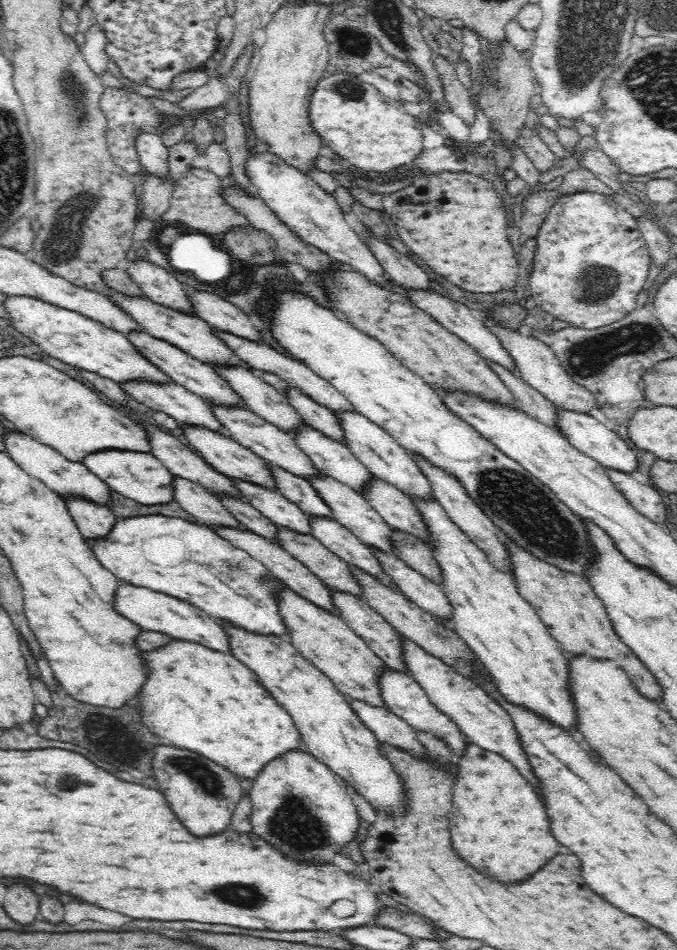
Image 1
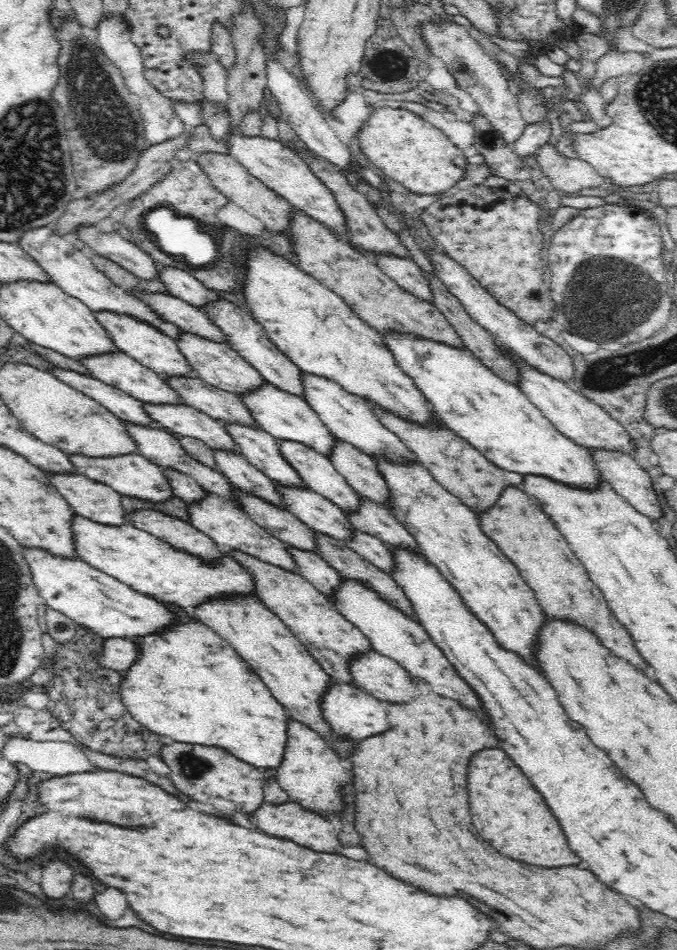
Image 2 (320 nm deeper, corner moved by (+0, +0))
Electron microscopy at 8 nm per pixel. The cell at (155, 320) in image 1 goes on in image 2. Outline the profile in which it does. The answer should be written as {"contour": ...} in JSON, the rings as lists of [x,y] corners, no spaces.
{"contour":[[[47,226],[24,232],[18,243],[32,258],[37,260],[38,265],[49,275],[52,282],[58,285],[66,294],[81,300],[93,311],[127,314],[128,316],[135,317],[140,322],[153,326],[153,328],[166,335],[168,339],[176,342],[180,341],[183,334],[186,333],[176,324],[168,321],[168,319],[160,317],[158,311],[154,311],[152,306],[144,303],[131,290],[124,289],[120,285],[113,283],[94,267],[91,259],[84,256],[82,251],[76,249],[74,245],[67,242],[60,235],[55,234]]]}

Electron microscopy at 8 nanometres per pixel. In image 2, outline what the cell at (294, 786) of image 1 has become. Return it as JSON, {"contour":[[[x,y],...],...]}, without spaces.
{"contour":[[[296,722],[288,724],[288,744],[284,760],[277,766],[275,776],[277,784],[290,801],[314,812],[318,817],[326,819],[332,814],[339,816],[346,808],[341,789],[351,778],[344,771],[340,757],[320,739],[320,736],[301,723],[298,726]]]}

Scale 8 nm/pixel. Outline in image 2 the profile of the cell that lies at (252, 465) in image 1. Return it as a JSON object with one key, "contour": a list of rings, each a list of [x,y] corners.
{"contour":[[[148,404],[144,410],[164,430],[172,431],[202,441],[208,448],[241,454],[227,427],[215,418],[186,404]]]}

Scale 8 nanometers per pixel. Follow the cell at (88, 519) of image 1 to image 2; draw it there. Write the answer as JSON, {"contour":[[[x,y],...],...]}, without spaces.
{"contour":[[[52,474],[50,478],[78,516],[108,526],[120,526],[120,522],[124,522],[122,496],[108,486],[92,482],[82,474]]]}

